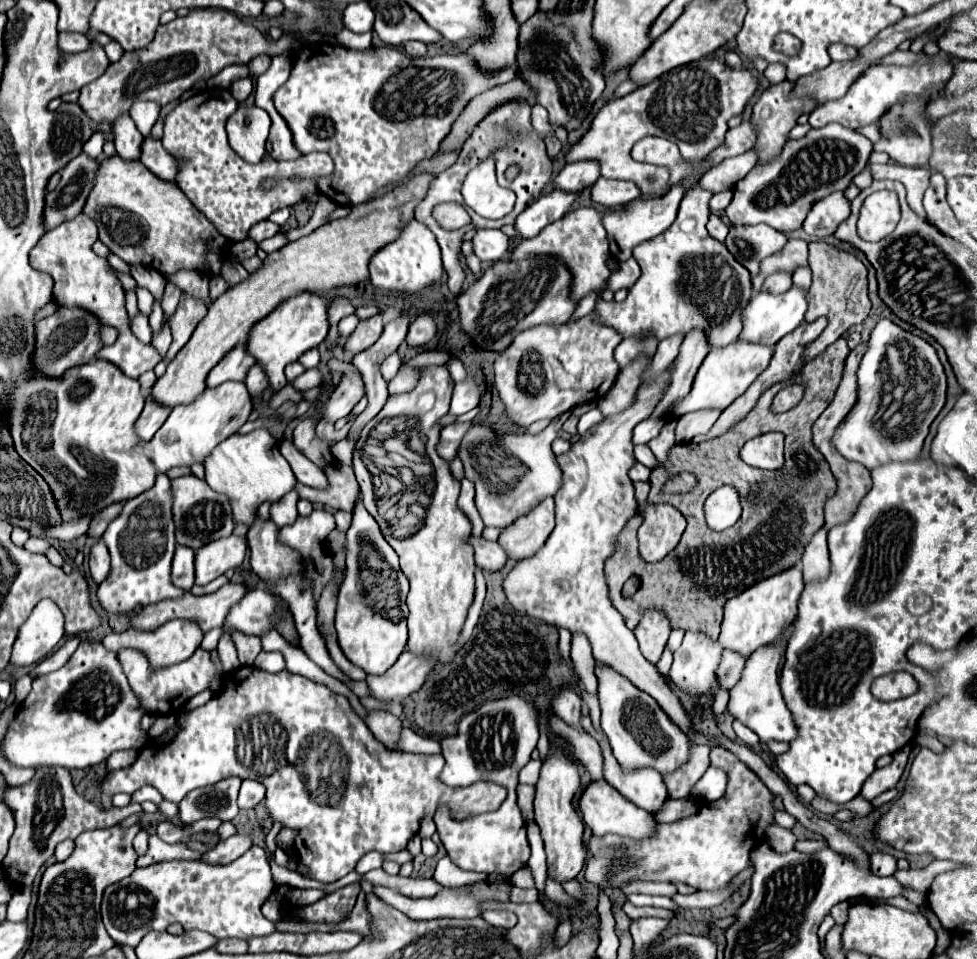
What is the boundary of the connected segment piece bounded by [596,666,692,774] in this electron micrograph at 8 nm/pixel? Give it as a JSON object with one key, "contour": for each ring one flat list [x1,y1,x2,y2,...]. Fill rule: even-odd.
{"contour":[[596,666,598,694,602,710,602,730,610,740,610,748,624,772,636,772,642,768,654,768,660,774,674,772,690,760,692,740,678,728,658,702,638,690,630,680,606,666]]}

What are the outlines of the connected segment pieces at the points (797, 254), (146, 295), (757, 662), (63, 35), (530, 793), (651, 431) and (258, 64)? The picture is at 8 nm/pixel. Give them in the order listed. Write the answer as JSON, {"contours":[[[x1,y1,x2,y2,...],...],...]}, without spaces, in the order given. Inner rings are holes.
{"contours":[[[790,238,788,244,782,248,782,252,778,252,778,254,768,256,766,260,762,260,758,276,752,278,754,292,756,292,756,294,760,292,764,278,770,276,772,272,776,272,776,270,792,272,796,266,804,266,804,264,808,264,806,258,808,258,808,242,806,242,806,240]],[[136,288,136,296,138,296,138,308,144,316,152,314,152,306,154,306,154,298,150,296,150,292,146,292,144,288]],[[790,624,782,636,772,642,770,646,762,646,758,648,746,662,746,672,742,672,742,680,730,690,730,702,728,702,728,710,734,714,734,718,742,720,748,728,752,728,758,736,760,742,768,744,770,740,776,742,792,742,798,738,798,726,794,722,792,712,788,710,782,690,780,690,780,682,778,682,778,672,780,672,780,662,782,656,786,652,788,640,794,634,794,624]],[[60,32,58,34,58,50,62,54,80,54,90,50,88,38,84,34,68,34,68,32]],[[520,784,520,786,518,786,518,806,520,806,522,816,524,816,526,822,534,822,532,802,534,802,534,786,530,786,530,784]],[[650,416,650,418,642,420,642,422,634,428,632,442,634,442,634,444,646,444,646,442,650,442,652,438,656,438,656,436,660,434,662,426,664,426,664,420,656,418,656,416]],[[256,56,254,60,251,60,246,64,249,69,248,77,253,79,263,74,271,64,271,57,269,56]]]}

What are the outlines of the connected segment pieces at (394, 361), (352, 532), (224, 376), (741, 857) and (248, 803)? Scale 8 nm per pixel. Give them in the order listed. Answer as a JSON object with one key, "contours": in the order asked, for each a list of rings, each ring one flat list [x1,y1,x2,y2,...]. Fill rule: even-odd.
{"contours":[[[398,352,390,354,390,356,382,362,382,376,384,376,384,380,392,380,392,378,396,376,396,372,400,370,400,366,402,366,400,354,398,354]],[[360,504,354,508,354,518,352,526,348,528,348,540,346,540,346,576,340,586,338,594,338,608,336,608,336,634,338,634,338,644,346,658,352,664,358,664,366,674,384,674,402,654,406,640,408,640,408,628,406,628,406,618,400,622,390,622,390,620,376,620,376,614,364,606,364,600,360,596,360,584,358,584,358,574,360,574,360,540,368,538,376,550,378,548,390,548,390,544,384,540,376,520,368,514,368,510]],[[246,342,238,344,234,350,230,350,208,374,208,388,216,388,226,380,244,380,248,368,256,364,256,360,246,352]],[[712,748,710,760,714,766,724,768,728,776,728,790,726,794,716,800,700,806,700,812,682,818,678,822,670,824,658,824,658,836,654,840,642,840,642,844,634,844,632,840,622,840,620,836,592,836,588,842,588,852,590,860,586,866,586,880,600,884,602,880,612,880,612,882,624,882,634,878,640,880,654,880,654,882,684,882,694,886,696,890,724,890,742,870,748,868,748,854,754,848,756,837,765,837,766,824,774,820,774,806,772,806,772,794,770,790,762,784,762,780,742,762,738,760,732,752,726,748]],[[244,780,240,794,238,794,238,806,240,808,254,808,264,798,264,786,256,780]]]}

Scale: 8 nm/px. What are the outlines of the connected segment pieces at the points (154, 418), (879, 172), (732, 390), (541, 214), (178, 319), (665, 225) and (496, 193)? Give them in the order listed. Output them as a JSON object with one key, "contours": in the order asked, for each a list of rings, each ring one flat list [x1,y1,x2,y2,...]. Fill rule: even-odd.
{"contours":[[[146,396,146,406,144,406,140,418,138,418,136,424,134,424,134,430,136,430,138,438,140,438,142,442,152,440,152,436,154,436,156,430,164,424,164,420,168,418,168,414,170,414,168,408,156,404,150,396]],[[888,162,888,164,872,164,870,170,874,178,890,178,890,180,902,182,906,188,908,204,914,208,914,212,920,212,920,216,924,216,922,196,932,176,930,168,926,166,910,168,910,166,902,166,896,162]],[[738,340,734,344,728,344,726,348,710,350,694,378,694,388,692,388,690,396,686,396,686,400,682,400,682,404,678,404,678,412,674,412,672,418,678,418,688,412,702,410,702,408,724,410,738,396,742,396,742,392,746,392,746,388,758,378,760,372,764,372,768,368,772,356,774,356,774,346,760,344,760,342,748,342,748,340]],[[560,188,542,194,538,200,528,204,528,208,516,218,516,232,520,234,520,238,536,236,542,228,546,228,546,224,560,220,578,198,580,192,566,192]],[[188,294,182,296,176,312,174,312,172,318,170,318,170,328,172,328,174,340,172,340,172,346,170,346,168,354,166,354,166,360,168,360,168,362,170,362,170,360,180,352,180,348,190,340,192,332,194,332,196,326,202,322,202,318,206,316,206,312,208,312,208,310,206,310,206,306,204,306,202,300,192,298,192,296,188,296]],[[674,188,658,200,646,200,646,204,634,204,634,208,630,208,630,212,616,212,616,214,606,216,604,224,606,224,606,232,610,236,612,258,618,262,624,262,624,260,632,258,634,246,638,246,644,240,652,240,658,234,666,232,676,220,676,210,678,210,678,204,682,200,682,192,686,192,686,188]],[[492,154,468,172,462,196,464,204,484,218,502,218,514,208,514,192,496,182,496,162]]]}

